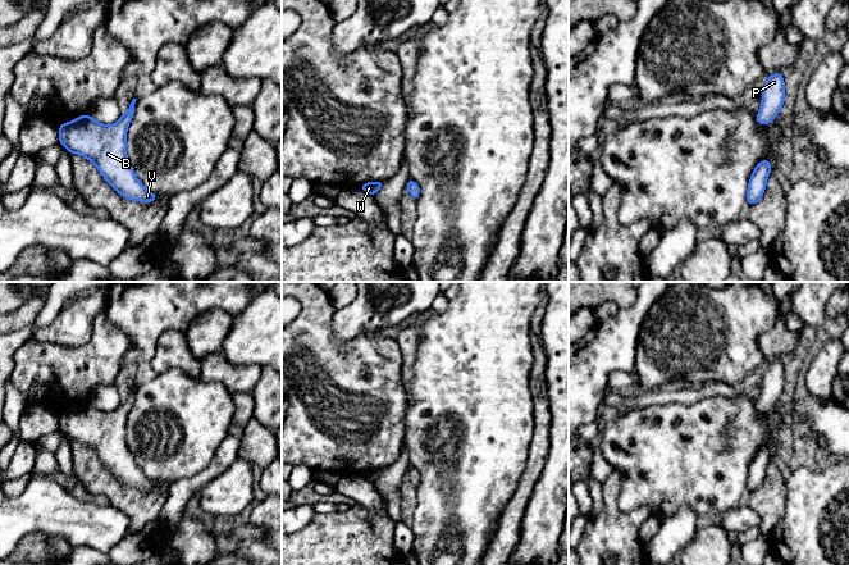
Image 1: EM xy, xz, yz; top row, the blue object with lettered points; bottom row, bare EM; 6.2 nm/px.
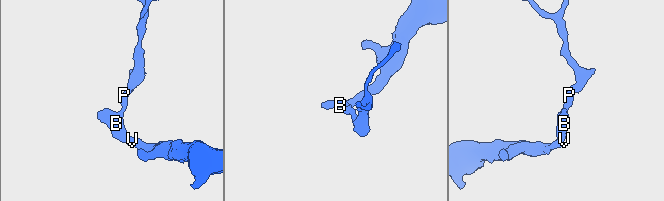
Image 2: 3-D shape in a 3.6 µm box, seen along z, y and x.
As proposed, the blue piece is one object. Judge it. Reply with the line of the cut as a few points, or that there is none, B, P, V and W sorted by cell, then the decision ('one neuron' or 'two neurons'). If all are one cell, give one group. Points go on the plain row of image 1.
no cut; B P V W; one neuron

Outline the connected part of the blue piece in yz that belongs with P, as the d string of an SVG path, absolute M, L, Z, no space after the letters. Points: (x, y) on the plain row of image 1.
M781 359L767 364L766 373L762 379L761 396L757 400L758 411L770 411L781 398L785 388L785 370Z

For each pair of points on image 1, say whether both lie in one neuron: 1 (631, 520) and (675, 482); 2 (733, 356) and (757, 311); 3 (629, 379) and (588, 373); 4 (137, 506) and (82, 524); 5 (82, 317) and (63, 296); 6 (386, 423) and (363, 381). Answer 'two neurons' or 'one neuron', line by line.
1: two neurons
2: one neuron
3: two neurons
4: two neurons
5: two neurons
6: one neuron

